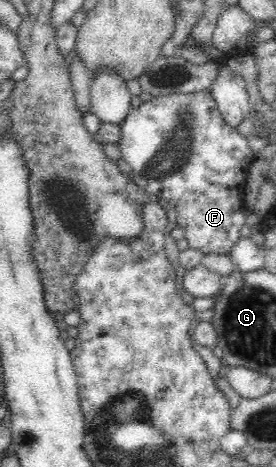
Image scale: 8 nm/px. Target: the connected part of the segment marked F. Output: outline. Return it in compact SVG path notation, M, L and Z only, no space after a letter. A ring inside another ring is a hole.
M208 90L152 97L150 101L129 110L125 121L120 124L120 132L121 139L117 141L117 146L122 159L131 167L130 178L147 193L157 195L171 211L178 214L178 225L183 228L189 247L199 249L204 254L228 254L242 237L241 230L246 224L244 193L249 165L255 156L247 138L240 135L237 128L229 128L225 124Z

